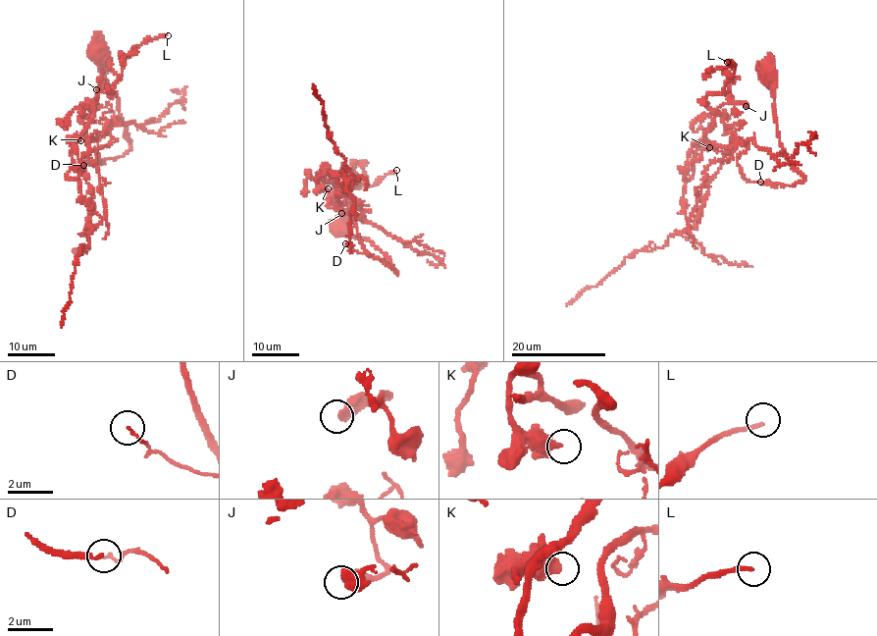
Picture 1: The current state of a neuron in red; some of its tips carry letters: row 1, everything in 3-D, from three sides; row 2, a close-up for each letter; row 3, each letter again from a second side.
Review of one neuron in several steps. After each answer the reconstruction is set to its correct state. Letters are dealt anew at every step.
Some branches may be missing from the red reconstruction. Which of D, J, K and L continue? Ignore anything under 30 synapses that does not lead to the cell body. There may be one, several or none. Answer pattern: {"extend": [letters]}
{"extend": []}

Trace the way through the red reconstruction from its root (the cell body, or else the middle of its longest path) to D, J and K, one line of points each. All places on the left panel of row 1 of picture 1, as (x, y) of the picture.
D: (98, 53), (105, 82), (118, 98), (120, 118), (130, 146), (101, 164), (83, 165)
J: (98, 53), (130, 144), (99, 164), (112, 124), (109, 105), (90, 110), (106, 84), (96, 89)
K: (98, 53), (130, 146), (97, 162), (98, 140), (110, 123), (92, 134), (80, 161), (70, 141), (80, 140)

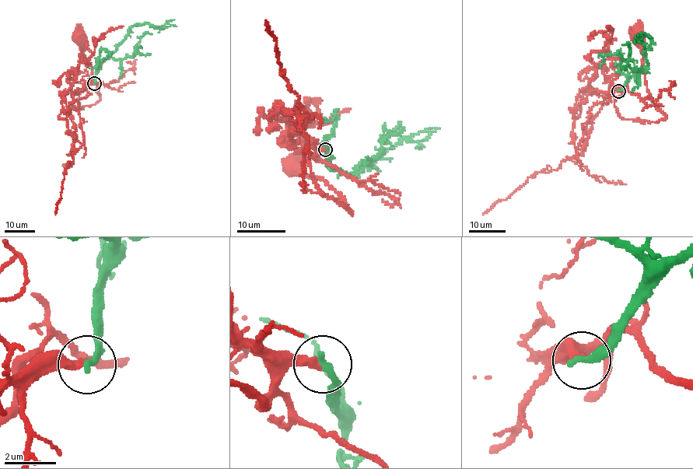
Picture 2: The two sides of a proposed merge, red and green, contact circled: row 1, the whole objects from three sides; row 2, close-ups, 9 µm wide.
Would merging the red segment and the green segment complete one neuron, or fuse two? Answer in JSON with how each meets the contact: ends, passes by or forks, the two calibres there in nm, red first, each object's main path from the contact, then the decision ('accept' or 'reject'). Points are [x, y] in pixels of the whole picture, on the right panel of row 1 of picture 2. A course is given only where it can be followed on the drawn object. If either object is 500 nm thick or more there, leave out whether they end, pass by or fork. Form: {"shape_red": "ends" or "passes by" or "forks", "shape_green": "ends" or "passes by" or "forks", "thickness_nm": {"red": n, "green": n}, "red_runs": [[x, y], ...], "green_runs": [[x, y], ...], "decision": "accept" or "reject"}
{"shape_red": "ends", "shape_green": "ends", "thickness_nm": {"red": 320, "green": 320}, "red_runs": [[618, 90], [614, 107], [623, 117], [657, 121], [664, 117], [646, 86], [635, 36]], "green_runs": [[618, 90], [648, 62], [644, 50], [651, 40], [642, 34], [637, 38], [639, 41], [642, 38], [638, 35]], "decision": "accept"}

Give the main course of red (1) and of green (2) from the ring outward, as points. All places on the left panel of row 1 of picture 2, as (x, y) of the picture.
1: (94, 83), (86, 83), (79, 94), (78, 108), (96, 103), (100, 97), (92, 66), (78, 37)
2: (94, 83), (96, 69), (116, 50), (128, 29), (145, 23), (156, 27), (162, 26), (174, 19)

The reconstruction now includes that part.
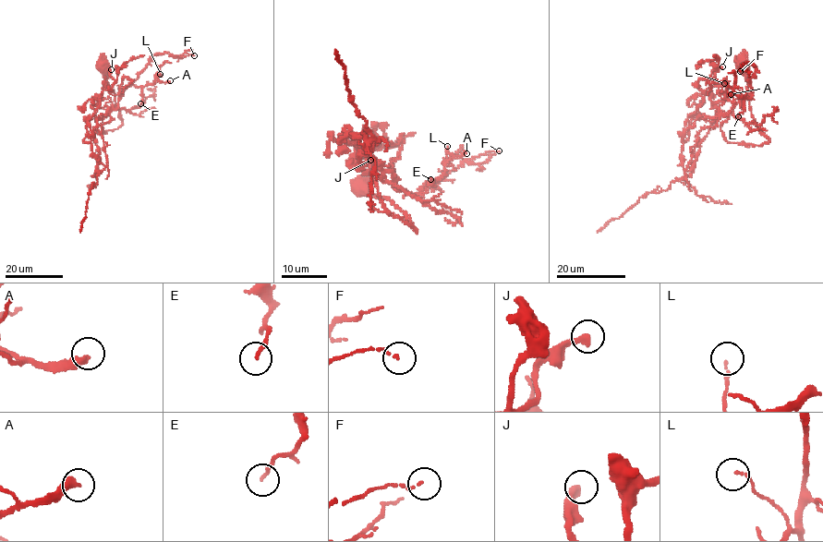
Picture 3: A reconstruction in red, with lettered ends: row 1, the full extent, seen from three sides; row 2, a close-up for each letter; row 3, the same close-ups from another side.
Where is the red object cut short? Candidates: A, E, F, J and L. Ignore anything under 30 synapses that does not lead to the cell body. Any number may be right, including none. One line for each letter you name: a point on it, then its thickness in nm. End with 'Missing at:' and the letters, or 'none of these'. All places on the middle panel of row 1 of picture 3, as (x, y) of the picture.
A: (466, 153) | 400 nm
J: (370, 160) | 320 nm
Missing at: A, J

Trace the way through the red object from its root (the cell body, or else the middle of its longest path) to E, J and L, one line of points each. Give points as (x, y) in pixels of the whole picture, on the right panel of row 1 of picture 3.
E: (741, 65), (752, 116), (768, 141), (729, 142), (720, 129), (728, 119), (724, 115), (750, 95), (738, 116)
J: (741, 65), (760, 145), (729, 142), (725, 101), (697, 86), (722, 66)
L: (741, 65), (752, 116), (768, 141), (725, 138), (724, 115), (752, 96), (739, 97), (724, 83)

